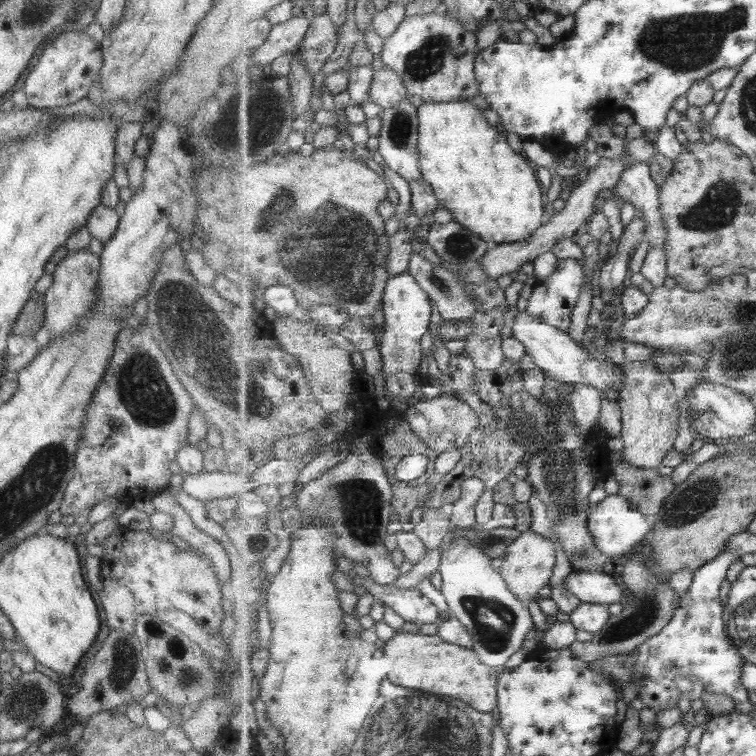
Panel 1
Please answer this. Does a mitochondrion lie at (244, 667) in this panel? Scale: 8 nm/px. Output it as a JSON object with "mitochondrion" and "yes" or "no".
{"mitochondrion":"no"}

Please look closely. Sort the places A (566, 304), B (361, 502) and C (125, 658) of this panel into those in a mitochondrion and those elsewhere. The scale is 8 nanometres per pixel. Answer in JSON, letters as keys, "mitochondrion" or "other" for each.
{"A":"other","B":"mitochondrion","C":"mitochondrion"}

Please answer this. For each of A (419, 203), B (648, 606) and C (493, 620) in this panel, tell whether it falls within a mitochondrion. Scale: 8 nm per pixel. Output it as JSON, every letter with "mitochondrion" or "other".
{"A":"other","B":"mitochondrion","C":"mitochondrion"}

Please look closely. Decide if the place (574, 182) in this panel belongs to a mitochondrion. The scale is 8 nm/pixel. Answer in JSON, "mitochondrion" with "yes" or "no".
{"mitochondrion":"no"}

